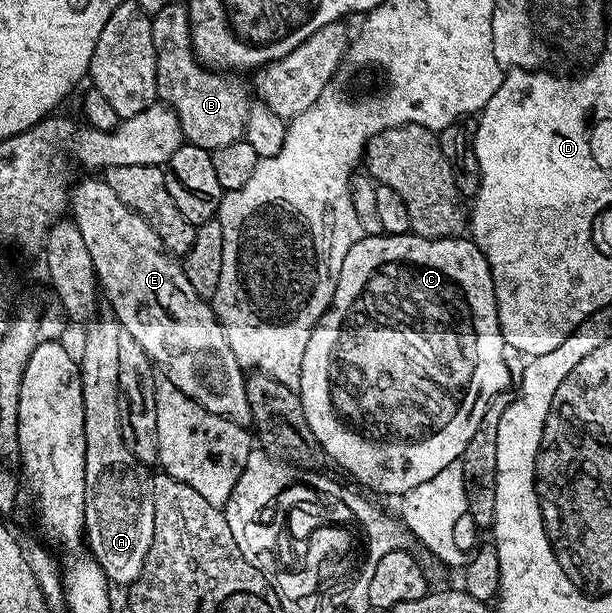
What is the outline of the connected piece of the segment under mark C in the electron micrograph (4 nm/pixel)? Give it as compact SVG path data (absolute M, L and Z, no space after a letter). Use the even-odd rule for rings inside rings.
M412 232L401 235L383 233L380 236L362 236L357 243L353 243L353 247L349 247L349 255L345 255L345 263L341 263L341 275L337 279L335 297L313 327L309 343L305 343L305 359L301 359L301 379L297 390L301 407L305 411L305 420L309 423L320 450L324 454L328 453L345 472L360 481L364 490L402 495L411 491L413 487L428 482L449 463L462 458L469 439L473 439L473 434L481 424L485 407L489 407L492 399L508 388L507 384L512 384L513 378L505 367L505 359L501 359L501 347L504 343L503 331L499 327L491 268L474 241L463 235L429 239L416 237Z

